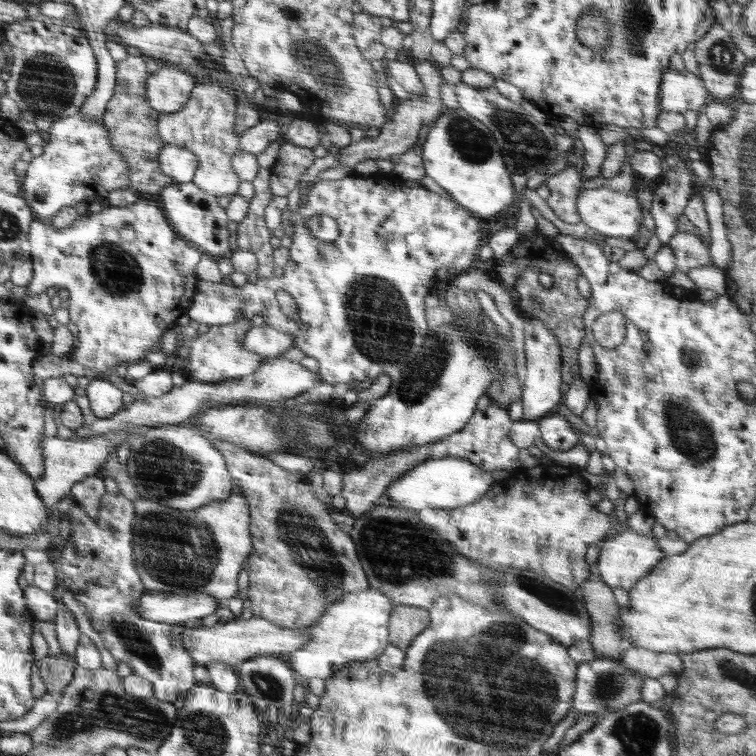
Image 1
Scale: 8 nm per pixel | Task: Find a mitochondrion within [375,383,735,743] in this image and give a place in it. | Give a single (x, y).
(690, 434)

